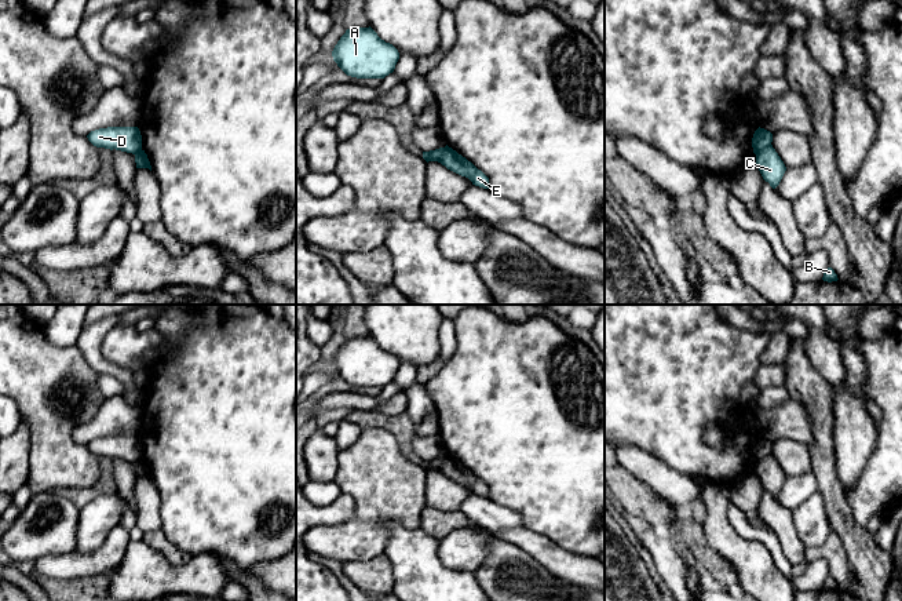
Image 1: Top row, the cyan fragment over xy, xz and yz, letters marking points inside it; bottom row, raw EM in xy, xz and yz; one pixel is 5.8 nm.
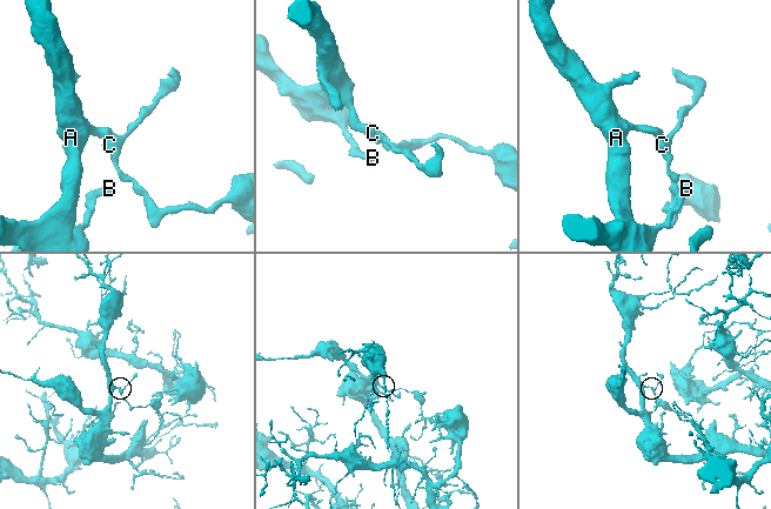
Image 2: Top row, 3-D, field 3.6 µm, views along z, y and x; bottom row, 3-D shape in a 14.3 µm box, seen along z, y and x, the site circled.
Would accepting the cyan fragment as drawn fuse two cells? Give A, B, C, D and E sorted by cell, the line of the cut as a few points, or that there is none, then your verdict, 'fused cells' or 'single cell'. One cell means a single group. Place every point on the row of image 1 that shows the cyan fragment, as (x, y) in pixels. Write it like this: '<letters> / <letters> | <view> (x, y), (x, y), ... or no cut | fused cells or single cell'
A B D / C E | yz (770, 144), (755, 153) | fused cells

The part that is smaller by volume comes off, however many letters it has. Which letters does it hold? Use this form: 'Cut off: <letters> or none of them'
Cut off: C, E

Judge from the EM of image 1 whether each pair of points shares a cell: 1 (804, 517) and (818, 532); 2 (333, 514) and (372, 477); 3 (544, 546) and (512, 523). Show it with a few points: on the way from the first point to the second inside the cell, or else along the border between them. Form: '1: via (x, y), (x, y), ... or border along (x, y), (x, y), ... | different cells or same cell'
1: via (809, 521), (814, 528) | same cell
2: border along (349, 494), (354, 513), (332, 524) | different cells
3: border along (522, 527), (500, 528), (489, 532) | different cells

